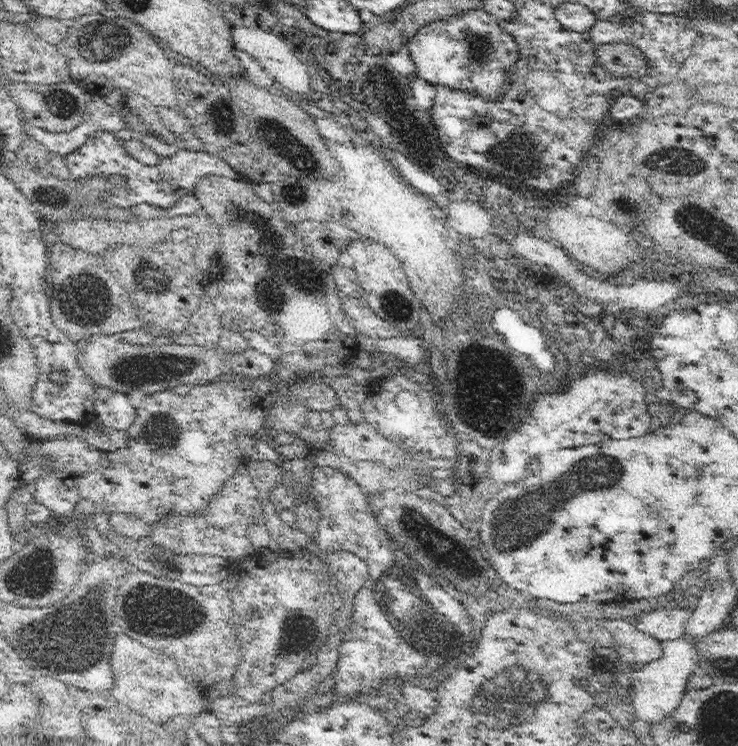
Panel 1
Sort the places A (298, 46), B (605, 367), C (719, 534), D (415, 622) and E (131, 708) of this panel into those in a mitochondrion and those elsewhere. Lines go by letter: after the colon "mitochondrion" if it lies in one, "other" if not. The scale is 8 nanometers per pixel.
A: other
B: other
C: other
D: mitochondrion
E: other

